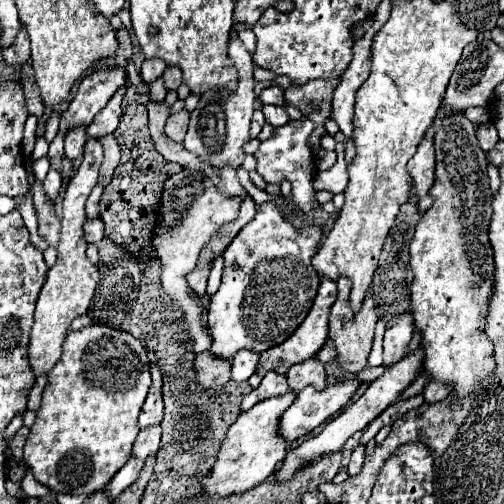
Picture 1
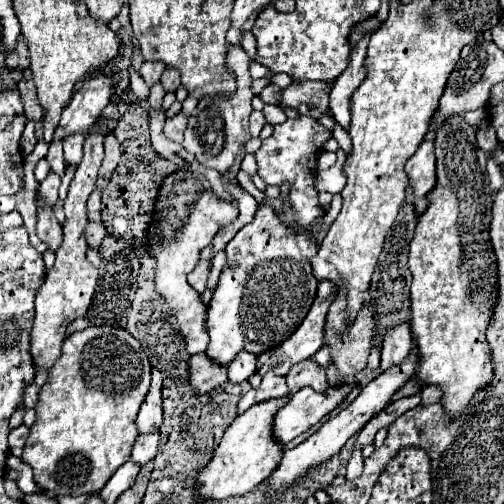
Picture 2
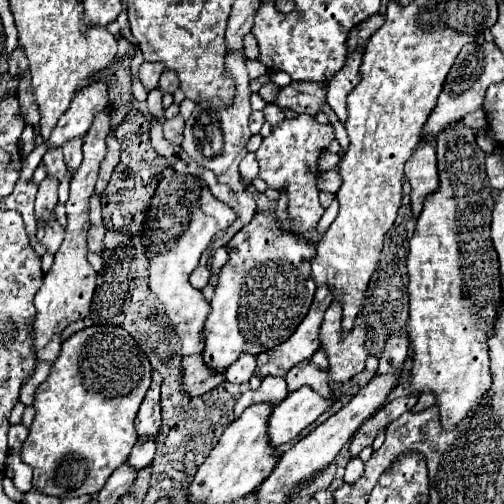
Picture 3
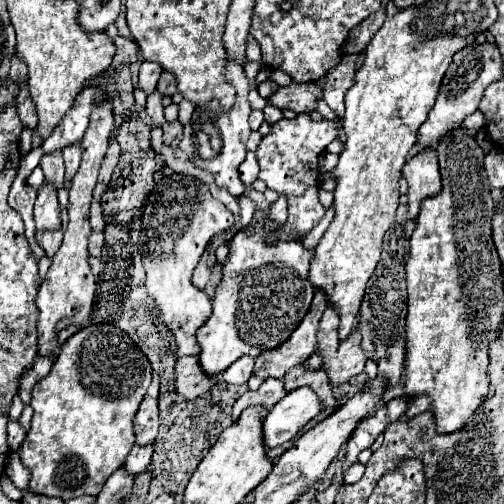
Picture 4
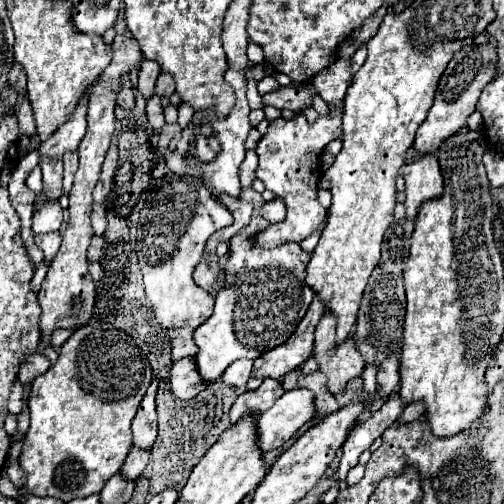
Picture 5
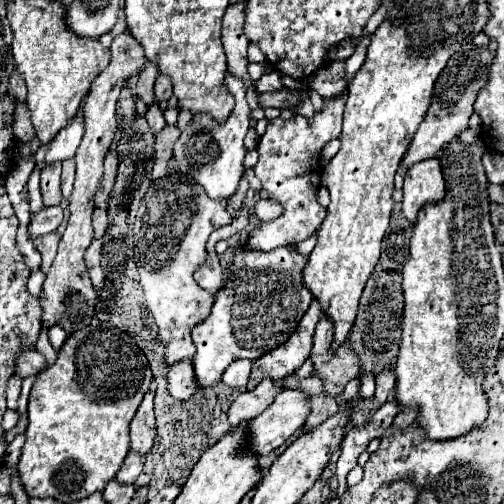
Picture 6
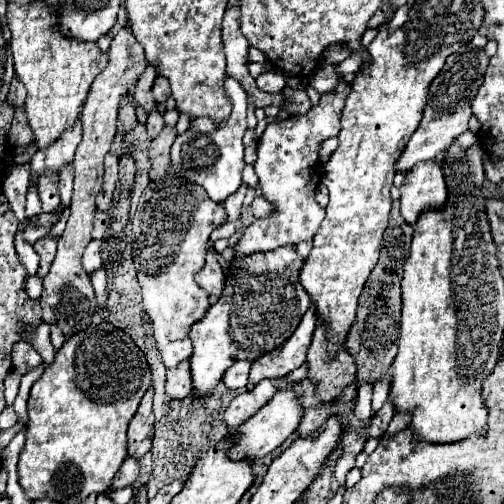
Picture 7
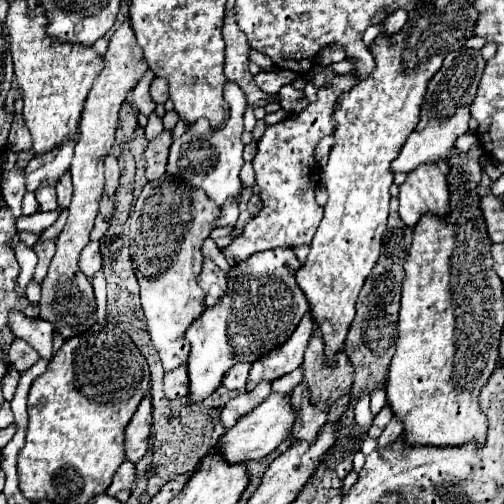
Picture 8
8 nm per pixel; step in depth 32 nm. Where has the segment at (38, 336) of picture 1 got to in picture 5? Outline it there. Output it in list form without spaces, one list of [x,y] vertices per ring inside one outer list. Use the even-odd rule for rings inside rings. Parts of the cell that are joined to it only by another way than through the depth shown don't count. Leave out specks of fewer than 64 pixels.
[[[116,36],[114,42],[114,58],[110,62],[110,66],[104,70],[104,74],[100,76],[100,82],[94,84],[92,96],[90,96],[90,104],[88,104],[88,130],[86,136],[82,138],[78,152],[80,152],[80,166],[78,172],[74,176],[74,186],[70,190],[70,222],[68,228],[64,232],[64,240],[62,246],[56,254],[56,258],[52,260],[48,274],[42,282],[42,288],[38,292],[38,304],[42,308],[40,314],[40,340],[44,344],[52,344],[52,332],[56,328],[80,328],[86,326],[88,320],[92,318],[92,308],[94,308],[94,298],[96,298],[96,286],[94,280],[88,272],[88,258],[86,258],[86,250],[90,246],[90,238],[94,236],[94,230],[90,226],[90,212],[92,212],[92,190],[100,178],[100,166],[104,162],[106,150],[110,146],[114,128],[116,128],[116,118],[114,118],[114,104],[116,104],[116,94],[118,94],[118,86],[120,86],[120,76],[124,72],[130,72],[134,66],[142,64],[142,52],[140,46],[136,44],[136,40],[128,38],[128,36]]]

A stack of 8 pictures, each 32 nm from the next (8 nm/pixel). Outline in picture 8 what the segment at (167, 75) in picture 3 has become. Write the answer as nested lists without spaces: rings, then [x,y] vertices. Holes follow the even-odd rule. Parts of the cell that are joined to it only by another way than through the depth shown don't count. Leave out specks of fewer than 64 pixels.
[[[154,78],[150,86],[150,94],[156,104],[164,104],[168,100],[168,82],[164,78]]]

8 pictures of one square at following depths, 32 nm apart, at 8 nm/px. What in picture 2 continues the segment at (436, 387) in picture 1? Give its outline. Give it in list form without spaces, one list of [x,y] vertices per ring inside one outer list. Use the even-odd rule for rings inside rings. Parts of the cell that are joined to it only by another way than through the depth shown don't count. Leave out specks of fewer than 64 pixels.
[[[428,386],[428,388],[424,388],[422,390],[422,406],[428,406],[428,404],[434,404],[434,402],[438,402],[442,396],[442,390],[440,388],[432,388],[432,386]]]

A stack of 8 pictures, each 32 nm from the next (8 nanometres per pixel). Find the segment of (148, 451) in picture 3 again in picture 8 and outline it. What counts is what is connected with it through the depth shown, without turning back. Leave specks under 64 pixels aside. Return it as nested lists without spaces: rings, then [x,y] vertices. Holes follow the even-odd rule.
[[[124,460],[122,466],[118,468],[118,472],[114,474],[114,480],[112,480],[110,488],[106,490],[106,494],[108,496],[114,496],[120,490],[132,488],[134,486],[134,480],[136,480],[136,464],[130,462],[130,460]]]

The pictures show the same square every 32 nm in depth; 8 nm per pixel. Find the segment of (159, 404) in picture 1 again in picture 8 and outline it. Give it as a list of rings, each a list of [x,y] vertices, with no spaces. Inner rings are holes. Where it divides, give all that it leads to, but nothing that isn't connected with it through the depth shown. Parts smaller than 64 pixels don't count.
[[[148,392],[126,428],[126,460],[136,464],[148,452],[152,422],[152,394]]]

